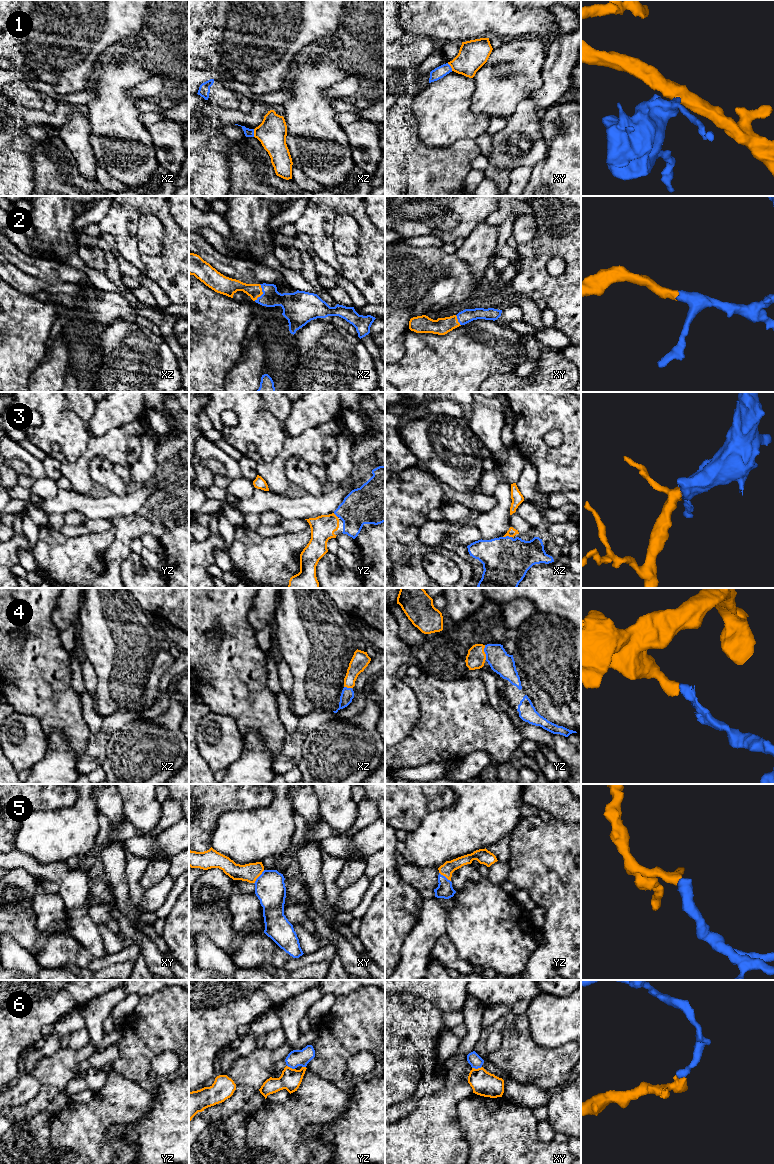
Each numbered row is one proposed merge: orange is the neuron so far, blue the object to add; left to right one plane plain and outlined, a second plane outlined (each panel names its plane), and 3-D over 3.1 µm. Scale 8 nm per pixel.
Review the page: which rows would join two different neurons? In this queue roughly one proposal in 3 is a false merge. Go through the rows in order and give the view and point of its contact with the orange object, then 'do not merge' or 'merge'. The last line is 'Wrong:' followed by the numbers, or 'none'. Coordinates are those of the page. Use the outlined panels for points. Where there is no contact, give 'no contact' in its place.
1: contact xz (254, 133); do not merge
2: contact xz (262, 293); merge
3: contact xz (507, 535); merge
4: contact yz (484, 652); merge
5: contact xy (258, 876); merge
6: contact xy (476, 1069); do not merge
Wrong: 1, 6

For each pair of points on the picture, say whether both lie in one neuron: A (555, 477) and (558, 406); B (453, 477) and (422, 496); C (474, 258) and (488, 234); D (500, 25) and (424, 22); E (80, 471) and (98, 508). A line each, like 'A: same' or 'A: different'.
A: same
B: different
C: same
D: same
E: different

